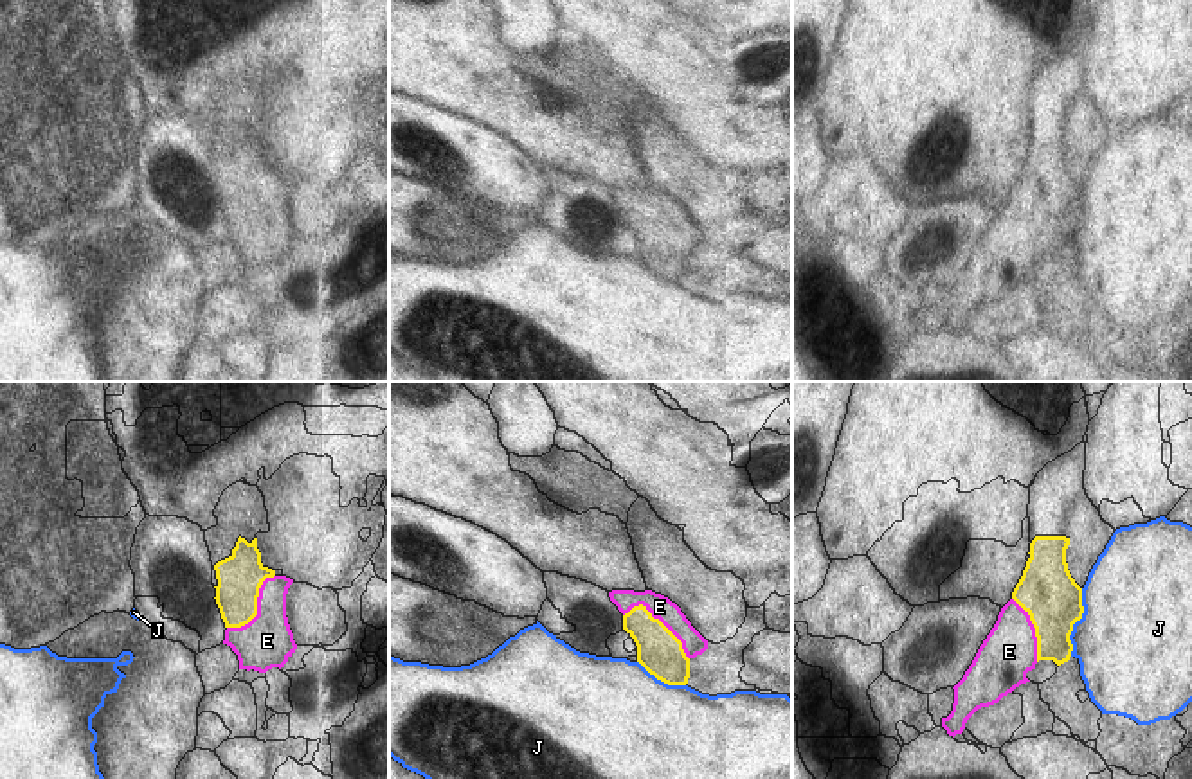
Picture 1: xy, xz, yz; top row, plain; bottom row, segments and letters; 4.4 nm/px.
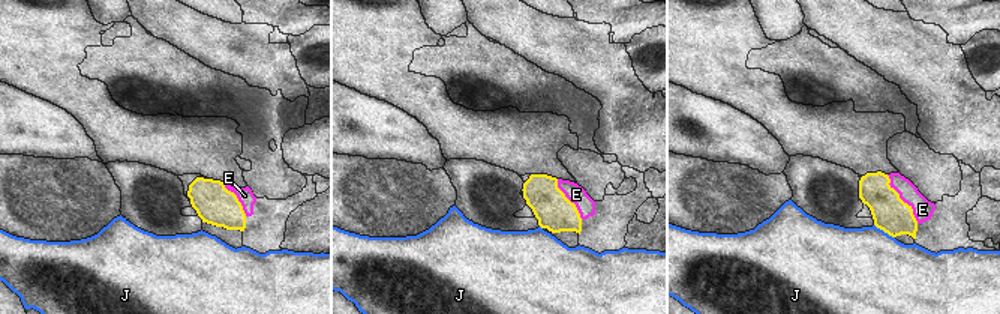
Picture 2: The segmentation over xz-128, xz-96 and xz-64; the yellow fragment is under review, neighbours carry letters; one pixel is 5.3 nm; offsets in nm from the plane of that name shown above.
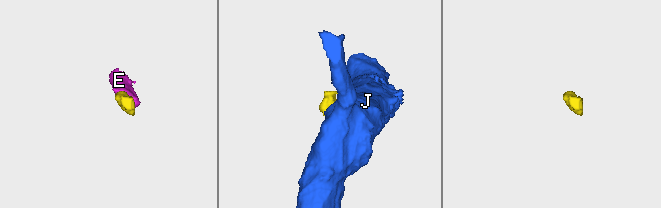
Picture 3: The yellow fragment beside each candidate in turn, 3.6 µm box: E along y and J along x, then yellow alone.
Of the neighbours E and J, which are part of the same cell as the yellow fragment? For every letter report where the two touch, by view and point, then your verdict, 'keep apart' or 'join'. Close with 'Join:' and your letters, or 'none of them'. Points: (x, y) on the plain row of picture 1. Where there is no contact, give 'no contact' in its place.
E: xz (661, 220) | join
J: yz (1075, 218) | keep apart
Join: E

